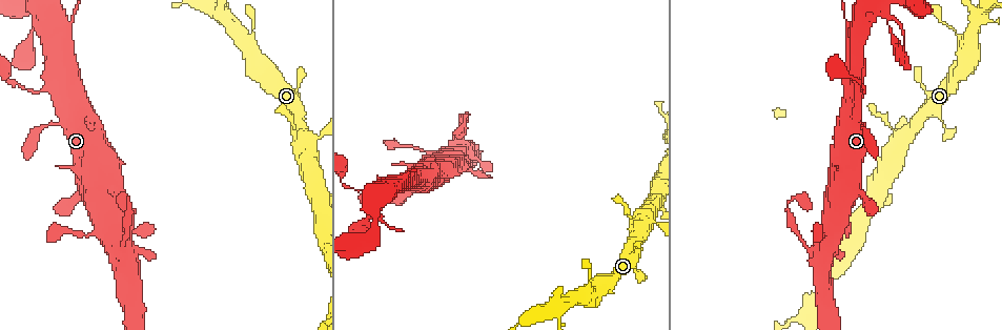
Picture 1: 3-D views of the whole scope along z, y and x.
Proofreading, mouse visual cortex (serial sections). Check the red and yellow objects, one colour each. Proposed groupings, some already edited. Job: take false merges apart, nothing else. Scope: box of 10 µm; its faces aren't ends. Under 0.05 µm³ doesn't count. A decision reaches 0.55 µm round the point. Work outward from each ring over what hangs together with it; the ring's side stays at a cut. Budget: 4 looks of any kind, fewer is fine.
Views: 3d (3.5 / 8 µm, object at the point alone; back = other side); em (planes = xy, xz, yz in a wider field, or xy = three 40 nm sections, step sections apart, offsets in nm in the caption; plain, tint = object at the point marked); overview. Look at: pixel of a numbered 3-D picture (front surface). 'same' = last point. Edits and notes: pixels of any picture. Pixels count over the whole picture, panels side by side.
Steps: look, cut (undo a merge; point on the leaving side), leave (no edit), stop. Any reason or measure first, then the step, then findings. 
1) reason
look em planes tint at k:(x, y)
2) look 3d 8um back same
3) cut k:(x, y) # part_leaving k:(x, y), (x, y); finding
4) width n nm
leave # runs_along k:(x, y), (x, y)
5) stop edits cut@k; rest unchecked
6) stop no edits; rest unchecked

look 3d 3.5um at 1:(894, 137)

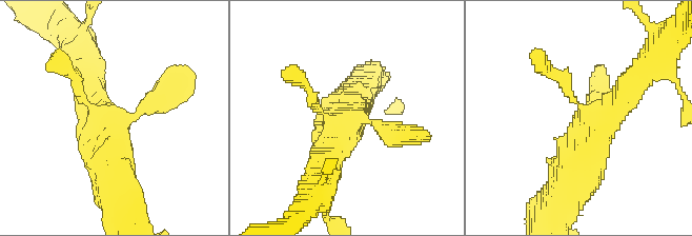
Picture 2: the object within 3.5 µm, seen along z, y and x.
look em xy step 1 tint at 2:(583, 118)

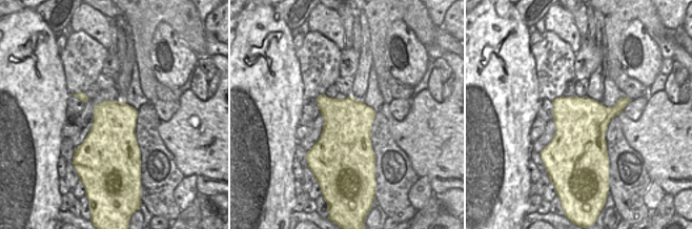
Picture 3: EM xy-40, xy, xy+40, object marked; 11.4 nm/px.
leave # runs_along 2:(638, 77), (584, 145), (565, 191); one cell here

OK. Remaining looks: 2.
narrows sharply
look 3d 8um at 1:(19, 87)

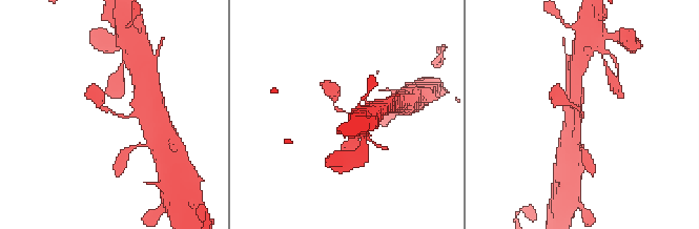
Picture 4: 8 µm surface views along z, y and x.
arm_widths 150, 150 nm; now the EM
look em xy step 3 tint same

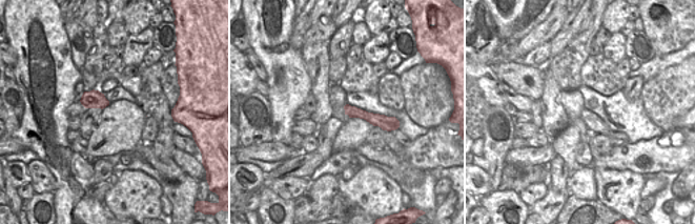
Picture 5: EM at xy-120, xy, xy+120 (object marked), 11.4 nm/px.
leave # runs_along 4:(140, 115), (115, 115), (99, 99); one cell here

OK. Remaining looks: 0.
stop no edits; rest unchecked

